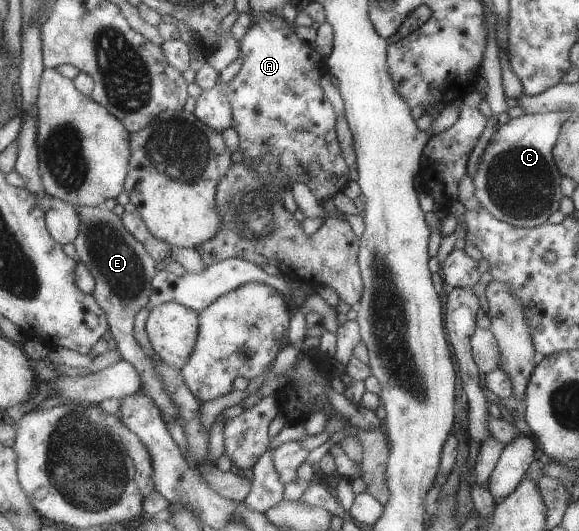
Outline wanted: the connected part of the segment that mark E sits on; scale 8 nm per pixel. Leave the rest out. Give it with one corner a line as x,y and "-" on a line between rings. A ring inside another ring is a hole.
75,206
82,223
78,237
73,241
77,247
80,261
87,267
96,279
93,295
106,312
110,324
110,334
114,335
120,353
138,370
142,378
140,393
149,397
161,413
164,423
178,421
178,408
166,391
165,383
155,370
153,361
142,351
142,345
136,339
134,323
138,311
148,303
151,283
148,279
154,277
154,260
149,256
144,244
128,231
123,217
105,206

